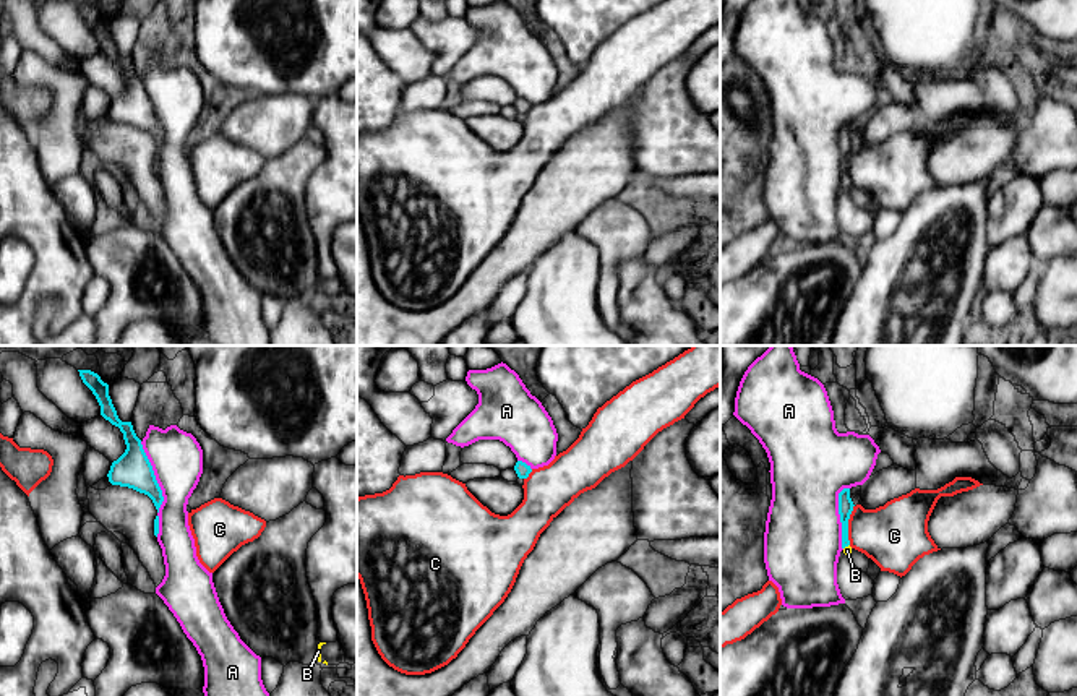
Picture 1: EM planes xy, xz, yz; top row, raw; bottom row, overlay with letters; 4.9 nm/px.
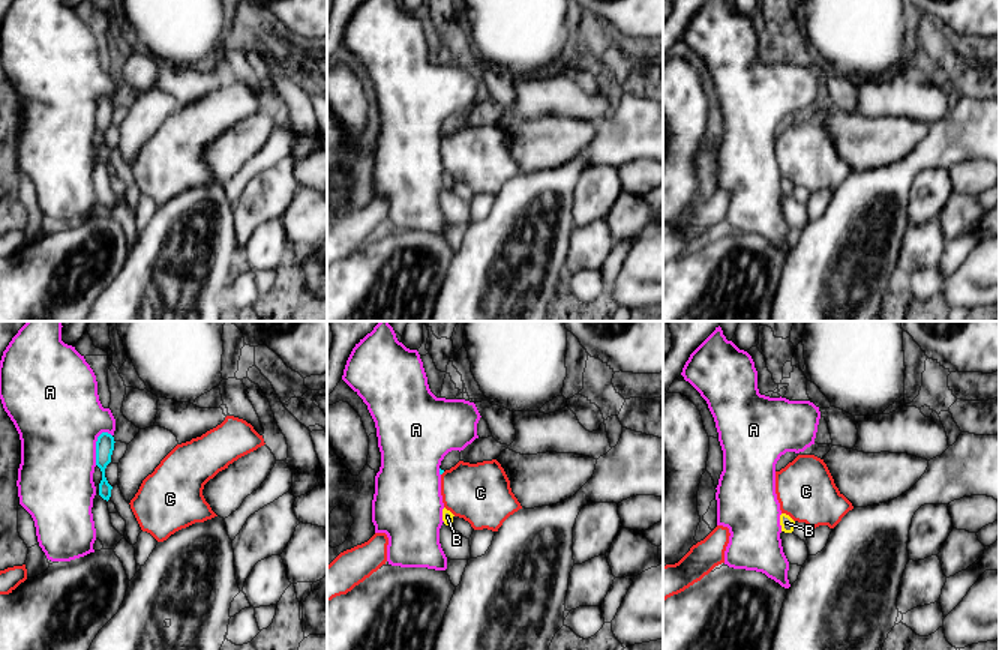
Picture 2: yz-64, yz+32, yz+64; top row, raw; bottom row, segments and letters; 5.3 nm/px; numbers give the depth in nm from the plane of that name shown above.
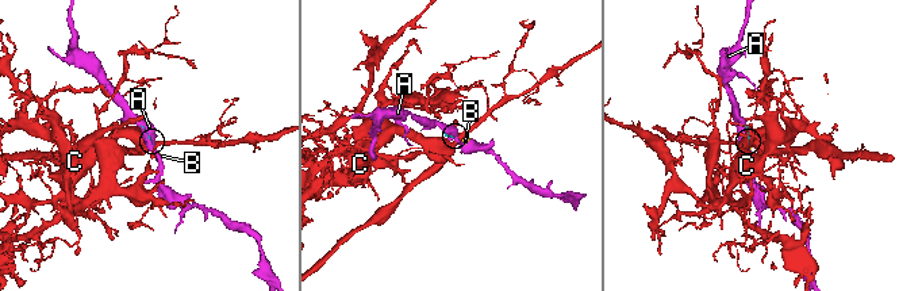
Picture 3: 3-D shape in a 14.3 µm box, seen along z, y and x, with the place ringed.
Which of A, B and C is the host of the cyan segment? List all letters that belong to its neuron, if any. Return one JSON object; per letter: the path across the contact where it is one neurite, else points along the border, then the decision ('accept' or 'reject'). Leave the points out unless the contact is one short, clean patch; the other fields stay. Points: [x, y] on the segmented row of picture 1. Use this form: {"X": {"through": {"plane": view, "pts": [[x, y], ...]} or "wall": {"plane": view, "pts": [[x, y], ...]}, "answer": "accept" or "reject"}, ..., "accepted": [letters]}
{"A": {"answer": "reject"}, "B": {"through": {"plane": "yz", "pts": [[845, 505], [845, 545], [847, 550]]}, "answer": "accept"}, "C": {"wall": {"plane": "yz", "pts": [[853, 505], [849, 515], [849, 544]]}, "answer": "reject"}, "accepted": ["B"]}

